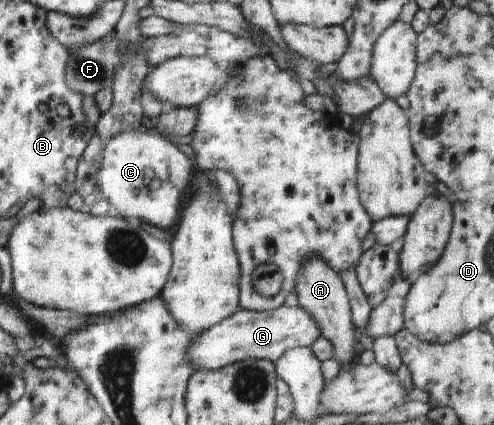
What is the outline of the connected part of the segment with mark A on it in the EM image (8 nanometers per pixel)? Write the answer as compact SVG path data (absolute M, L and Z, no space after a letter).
M310 257L304 262L295 278L294 288L298 296L298 304L307 310L321 330L321 336L327 338L333 346L335 360L340 366L350 366L358 361L355 344L355 326L351 317L351 306L340 275L320 257Z

